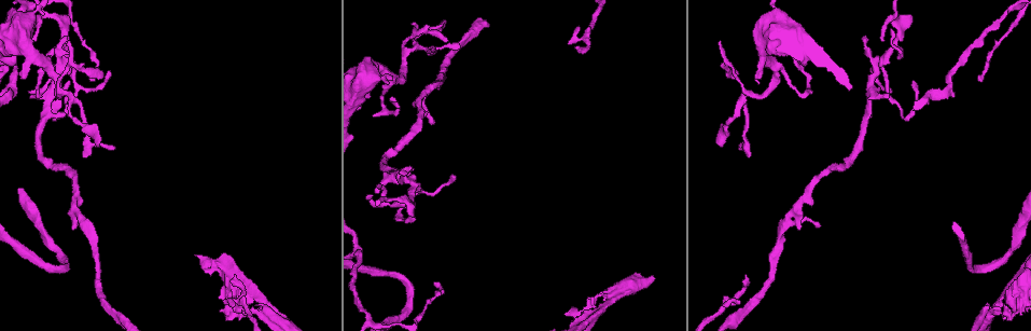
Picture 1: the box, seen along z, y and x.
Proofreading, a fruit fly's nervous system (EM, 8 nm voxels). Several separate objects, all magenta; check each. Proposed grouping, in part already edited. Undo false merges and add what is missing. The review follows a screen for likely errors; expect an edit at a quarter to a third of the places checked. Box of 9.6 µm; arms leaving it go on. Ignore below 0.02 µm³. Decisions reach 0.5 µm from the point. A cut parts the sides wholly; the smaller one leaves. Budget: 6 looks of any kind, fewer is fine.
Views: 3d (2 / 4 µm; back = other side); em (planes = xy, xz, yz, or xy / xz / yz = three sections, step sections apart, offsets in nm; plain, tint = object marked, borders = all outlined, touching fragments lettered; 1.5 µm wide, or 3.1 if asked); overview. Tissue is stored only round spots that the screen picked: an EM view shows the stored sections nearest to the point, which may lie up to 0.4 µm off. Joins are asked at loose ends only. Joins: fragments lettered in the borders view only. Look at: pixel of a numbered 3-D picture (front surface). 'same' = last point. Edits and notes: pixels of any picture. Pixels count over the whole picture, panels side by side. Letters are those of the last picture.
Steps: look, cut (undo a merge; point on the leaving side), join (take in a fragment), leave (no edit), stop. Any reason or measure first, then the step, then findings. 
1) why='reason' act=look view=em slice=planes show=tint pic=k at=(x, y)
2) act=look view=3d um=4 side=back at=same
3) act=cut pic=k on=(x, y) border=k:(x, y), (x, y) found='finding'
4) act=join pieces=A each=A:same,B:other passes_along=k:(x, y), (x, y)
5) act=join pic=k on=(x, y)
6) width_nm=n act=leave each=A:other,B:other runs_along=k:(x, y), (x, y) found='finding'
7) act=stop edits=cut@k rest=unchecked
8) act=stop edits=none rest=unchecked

why='free end' act=look view=em slice=planes show=plain pic=1 at=(114, 148)

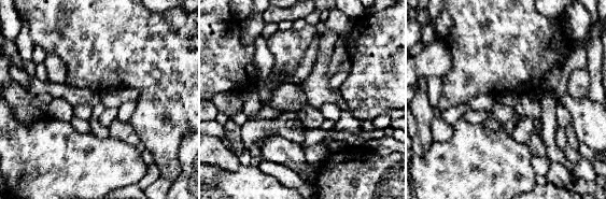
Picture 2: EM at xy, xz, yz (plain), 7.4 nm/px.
why='see the neighbours' act=look view=em slice=planes show=borders at=same

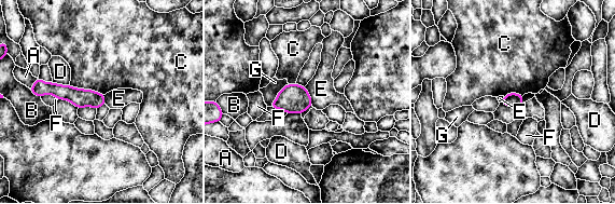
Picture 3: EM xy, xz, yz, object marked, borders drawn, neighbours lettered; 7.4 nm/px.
act=leave each=A:other,B:other,C:other,D:other,E:other,F:other,G:other border=3:(304, 86), (312, 105) found='no lettered fragment goes on from it'

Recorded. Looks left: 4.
why='branch stops here' act=look view=3d um=4 pic=1 at=(738, 73)

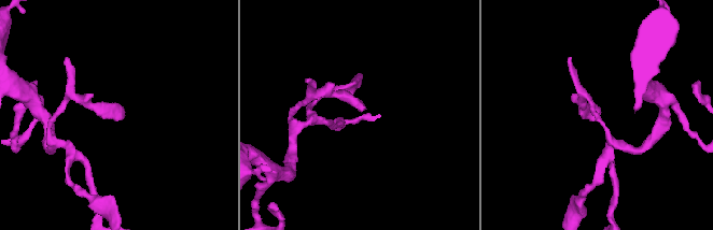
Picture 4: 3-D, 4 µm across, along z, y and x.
why='need the tissue' act=look view=em slice=planes show=borders pic=4 at=(366, 109)

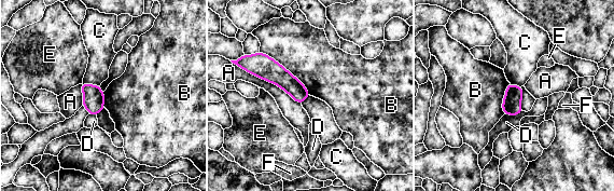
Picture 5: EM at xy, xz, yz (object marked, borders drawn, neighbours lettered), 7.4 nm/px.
act=leave each=A:other,B:other,C:other,D:other,E:other,F:other runs_along=5:(254, 65), (275, 72), (305, 94) found='no lettered fragment goes on from it'

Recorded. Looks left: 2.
act=stop edits=none rest=unchecked

